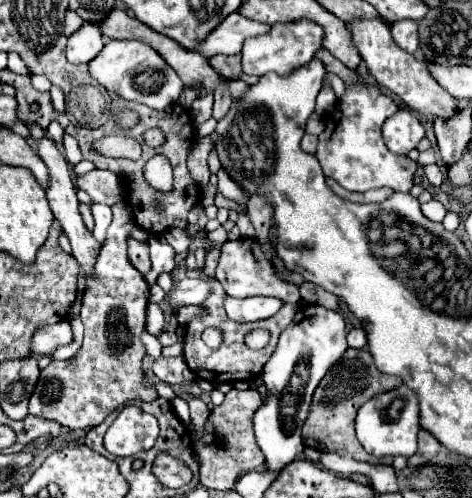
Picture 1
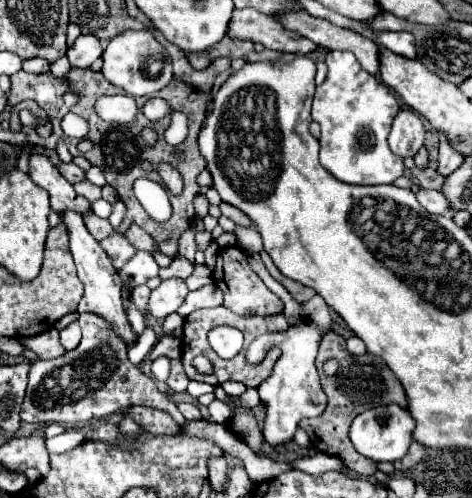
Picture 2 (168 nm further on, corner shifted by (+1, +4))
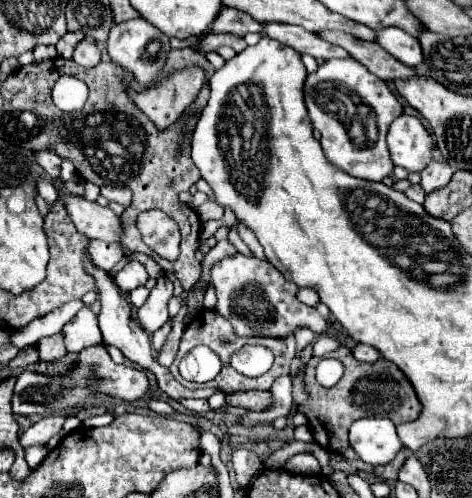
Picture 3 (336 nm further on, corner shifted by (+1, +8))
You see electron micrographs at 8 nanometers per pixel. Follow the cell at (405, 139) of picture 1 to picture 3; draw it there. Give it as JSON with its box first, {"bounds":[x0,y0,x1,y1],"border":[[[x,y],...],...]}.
{"bounds":[388,116,434,172],"border":[[[398,116],[388,130],[388,150],[394,166],[408,172],[422,172],[432,162],[434,140],[414,116]]]}

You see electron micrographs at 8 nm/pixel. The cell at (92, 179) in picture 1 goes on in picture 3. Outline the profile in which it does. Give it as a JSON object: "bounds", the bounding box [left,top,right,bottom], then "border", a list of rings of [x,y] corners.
{"bounds":[36,150,62,178],"border":[[[38,150],[36,152],[36,162],[44,168],[44,172],[50,178],[58,178],[60,176],[60,162],[62,162],[62,158],[56,152],[52,152],[52,150]]]}

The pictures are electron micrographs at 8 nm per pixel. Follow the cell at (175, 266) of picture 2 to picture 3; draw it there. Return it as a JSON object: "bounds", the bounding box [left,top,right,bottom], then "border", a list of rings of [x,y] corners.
{"bounds":[126,250,162,278],"border":[[[126,250],[126,256],[128,256],[130,260],[138,260],[138,262],[146,268],[146,272],[150,274],[150,278],[158,278],[158,276],[162,276],[162,268],[160,268],[154,260],[150,260],[146,254],[134,254],[134,252]]]}

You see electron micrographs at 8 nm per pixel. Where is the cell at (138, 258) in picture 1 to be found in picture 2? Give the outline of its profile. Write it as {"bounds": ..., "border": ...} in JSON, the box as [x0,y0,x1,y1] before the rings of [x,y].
{"bounds":[100,234,138,270],"border":[[[112,234],[112,236],[108,236],[106,240],[102,240],[100,244],[102,244],[102,248],[108,252],[108,256],[112,258],[112,264],[114,264],[116,270],[120,270],[120,268],[138,252],[138,250],[136,250],[124,236],[120,236],[120,234]]]}

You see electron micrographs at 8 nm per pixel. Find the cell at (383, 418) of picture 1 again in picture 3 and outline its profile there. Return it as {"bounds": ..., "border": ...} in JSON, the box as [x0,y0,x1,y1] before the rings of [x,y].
{"bounds":[350,418,402,466],"border":[[[362,418],[350,428],[350,446],[358,458],[372,466],[382,466],[394,460],[402,442],[396,434],[396,426],[388,418]]]}

